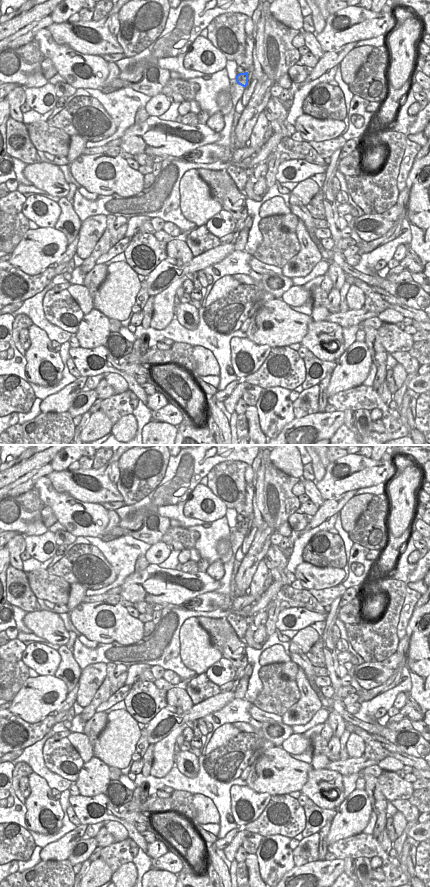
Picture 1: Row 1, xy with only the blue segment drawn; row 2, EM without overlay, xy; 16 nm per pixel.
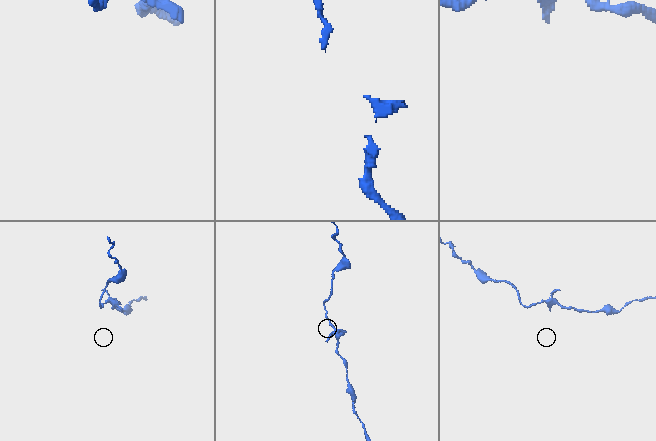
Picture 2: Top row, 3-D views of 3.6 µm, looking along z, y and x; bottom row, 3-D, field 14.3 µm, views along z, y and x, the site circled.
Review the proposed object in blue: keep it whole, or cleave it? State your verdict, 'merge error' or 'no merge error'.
merge error

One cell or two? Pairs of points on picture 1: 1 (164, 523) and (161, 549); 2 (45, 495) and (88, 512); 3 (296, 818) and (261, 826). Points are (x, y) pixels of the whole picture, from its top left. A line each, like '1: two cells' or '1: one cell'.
1: two cells
2: one cell
3: one cell

